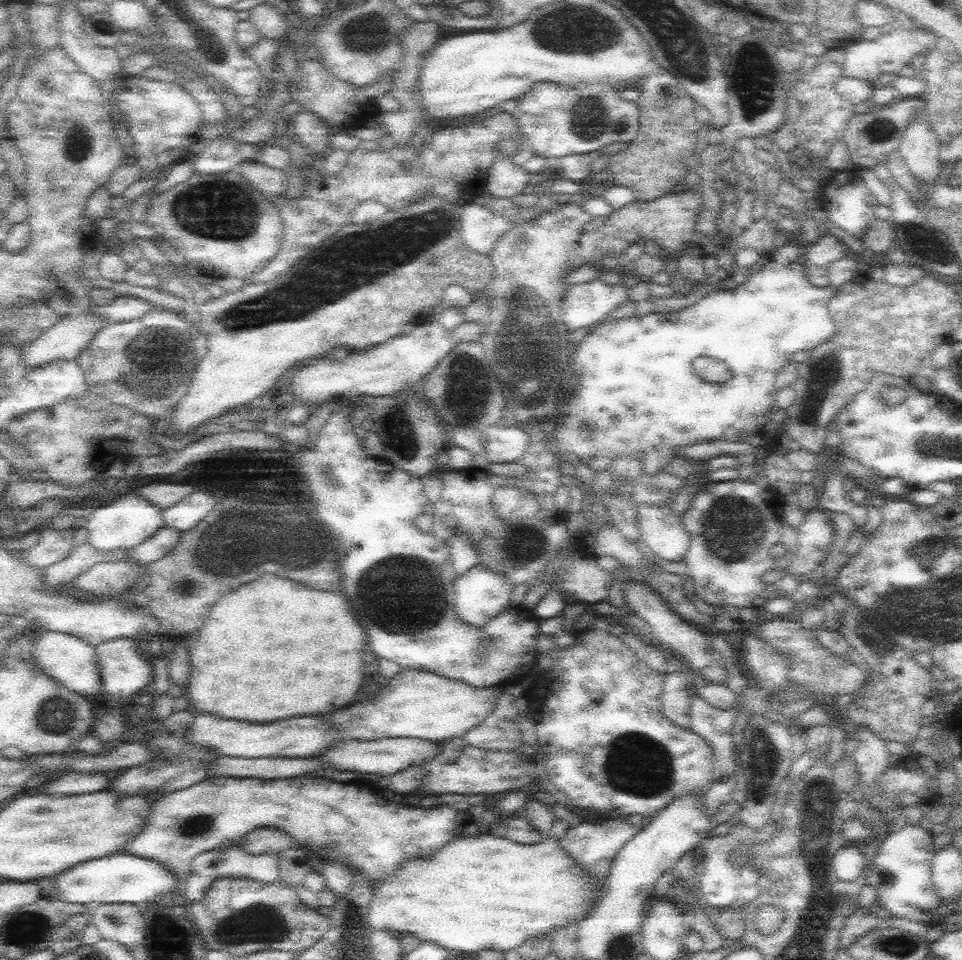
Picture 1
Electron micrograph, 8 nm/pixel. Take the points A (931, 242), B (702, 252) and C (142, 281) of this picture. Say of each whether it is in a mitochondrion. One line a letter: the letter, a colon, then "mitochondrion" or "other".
A: mitochondrion
B: other
C: other

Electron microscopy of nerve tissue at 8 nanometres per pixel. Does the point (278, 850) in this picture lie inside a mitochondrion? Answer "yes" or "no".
no

